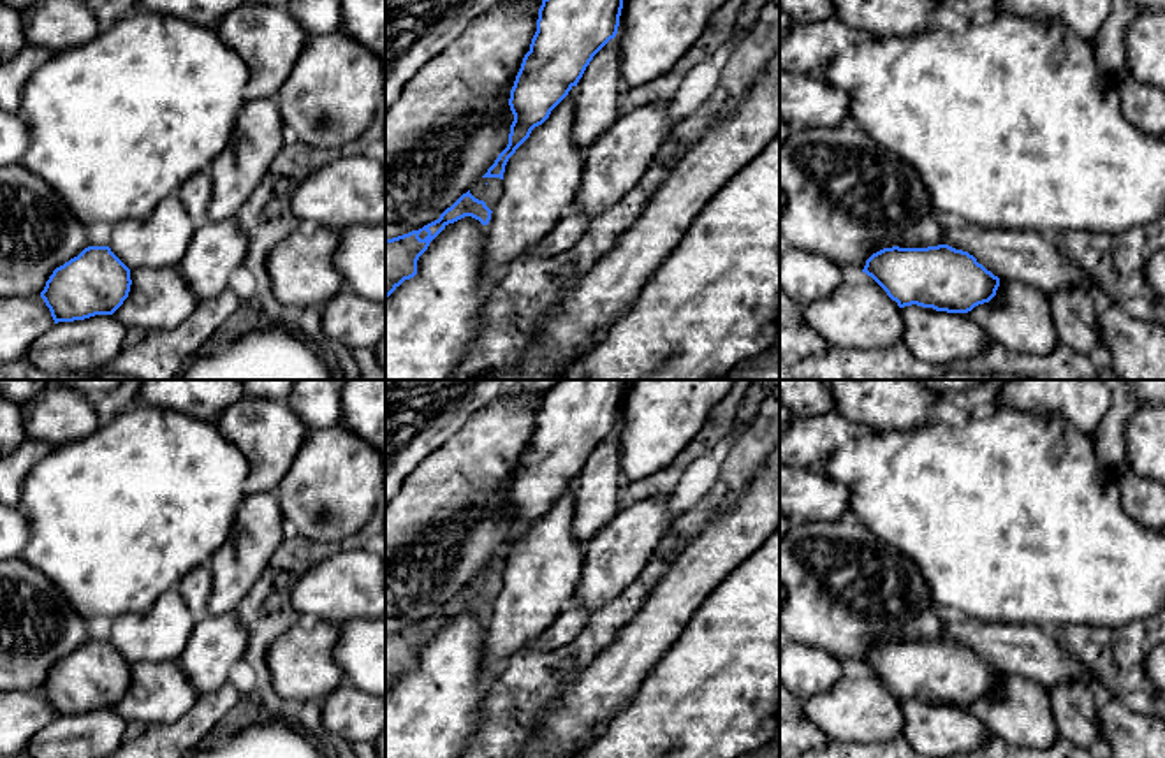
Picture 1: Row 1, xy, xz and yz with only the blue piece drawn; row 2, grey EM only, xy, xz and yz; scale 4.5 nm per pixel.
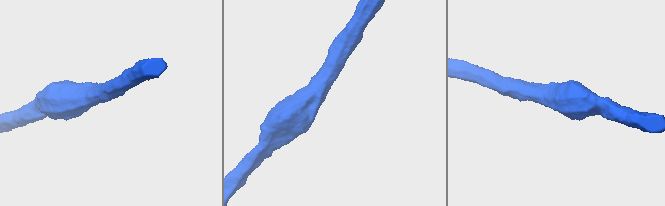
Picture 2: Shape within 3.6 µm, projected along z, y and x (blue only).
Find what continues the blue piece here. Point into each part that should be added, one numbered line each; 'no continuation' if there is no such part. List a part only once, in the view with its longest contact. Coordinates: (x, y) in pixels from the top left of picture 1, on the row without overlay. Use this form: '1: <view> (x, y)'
1: xz (541, 575)

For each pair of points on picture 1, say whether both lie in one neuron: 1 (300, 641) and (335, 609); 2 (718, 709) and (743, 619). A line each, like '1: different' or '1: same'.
1: different
2: same

